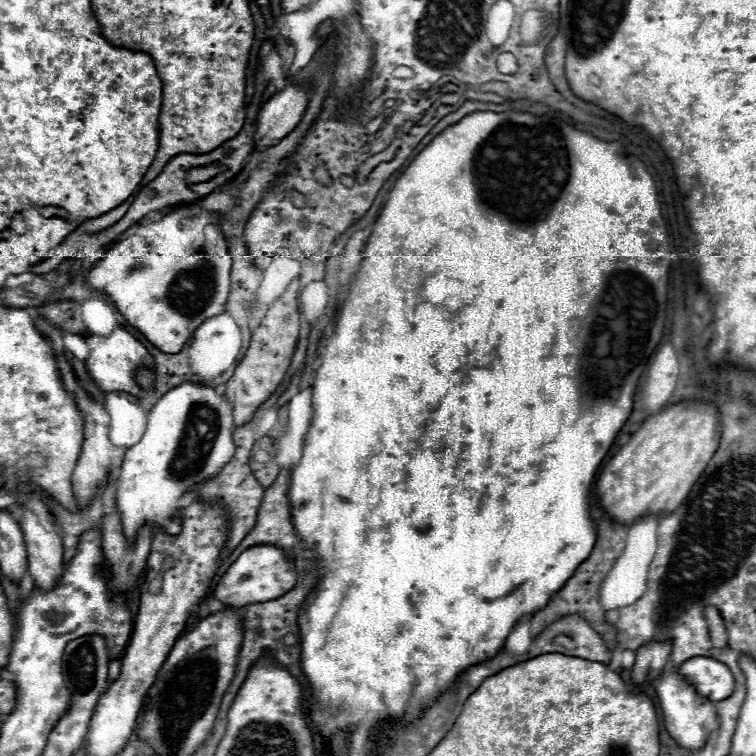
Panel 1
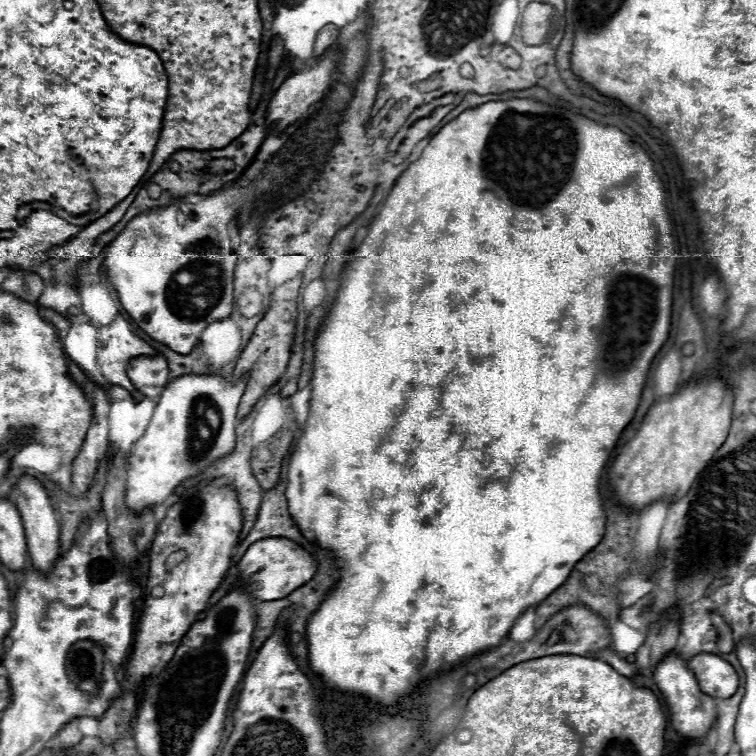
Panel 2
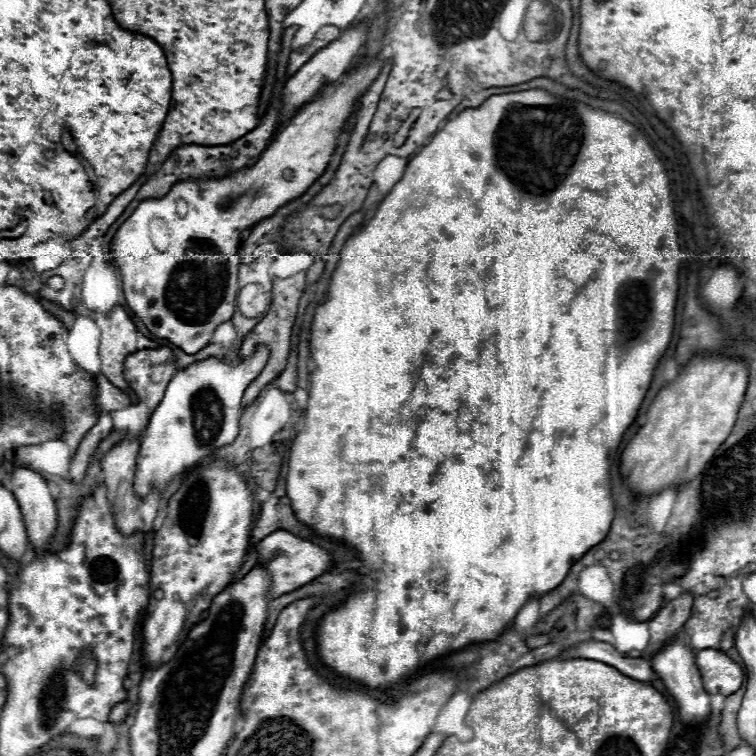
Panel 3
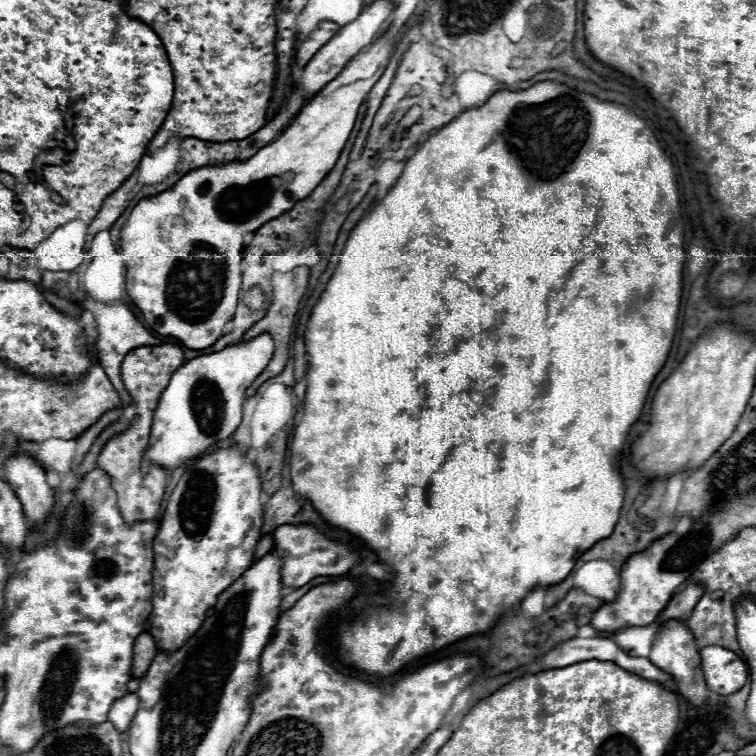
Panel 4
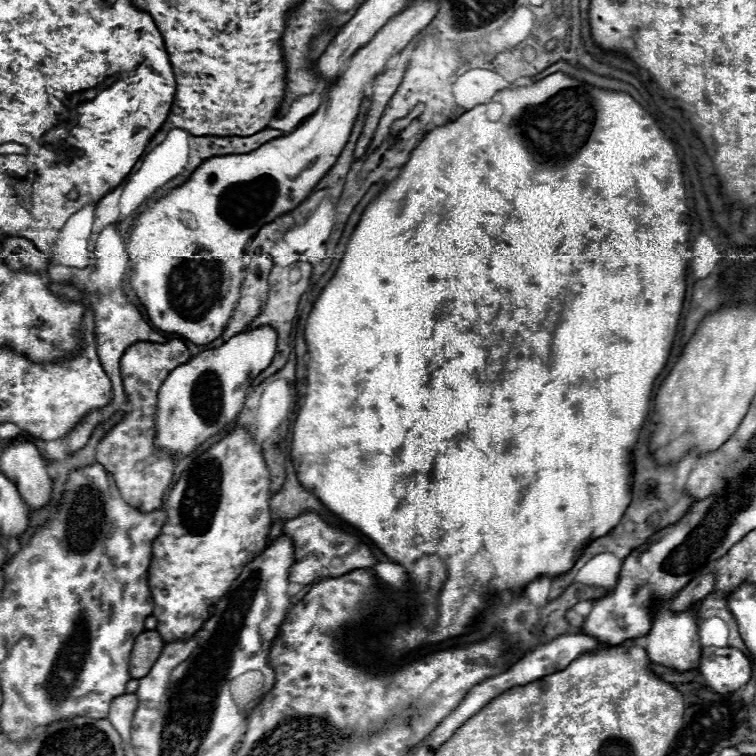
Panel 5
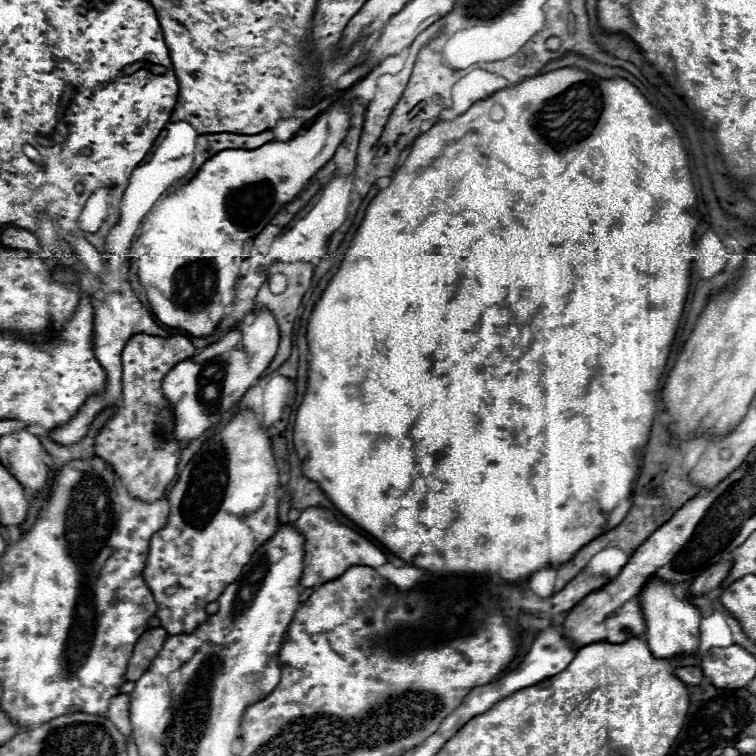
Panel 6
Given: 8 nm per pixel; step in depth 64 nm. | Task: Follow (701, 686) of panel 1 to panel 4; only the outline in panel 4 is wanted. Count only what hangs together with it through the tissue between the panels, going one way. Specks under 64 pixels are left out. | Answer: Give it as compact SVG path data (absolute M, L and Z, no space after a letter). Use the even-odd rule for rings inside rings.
M706 646L700 648L700 658L704 680L712 692L728 696L746 684L748 666L734 652L720 646Z

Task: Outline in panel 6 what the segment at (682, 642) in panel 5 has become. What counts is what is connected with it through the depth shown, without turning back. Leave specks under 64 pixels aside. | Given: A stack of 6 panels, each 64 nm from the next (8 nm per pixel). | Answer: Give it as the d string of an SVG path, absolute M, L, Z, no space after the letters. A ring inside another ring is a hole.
M648 580L642 588L642 610L646 616L644 640L658 660L672 660L680 656L696 656L700 652L700 612L688 598L676 598L674 586L662 580Z

